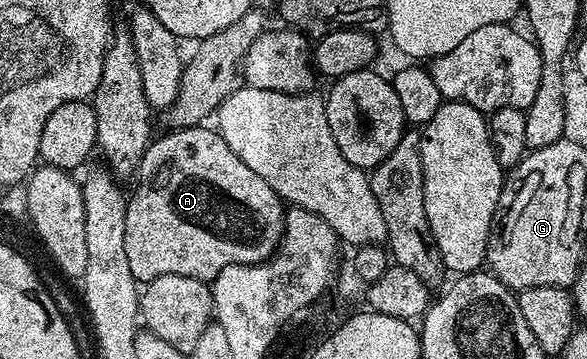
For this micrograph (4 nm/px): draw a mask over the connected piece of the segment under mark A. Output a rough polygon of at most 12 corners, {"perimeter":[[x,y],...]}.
{"perimeter":[[215,129],[149,142],[137,283],[267,262],[285,203]]}

